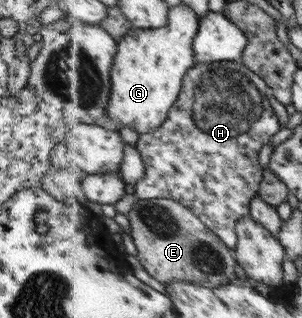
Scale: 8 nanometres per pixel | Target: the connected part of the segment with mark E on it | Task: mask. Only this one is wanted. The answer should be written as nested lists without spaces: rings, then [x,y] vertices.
[[[139,198],[129,220],[133,241],[139,251],[138,258],[148,273],[165,286],[184,279],[218,289],[238,279],[236,251],[181,201]]]

